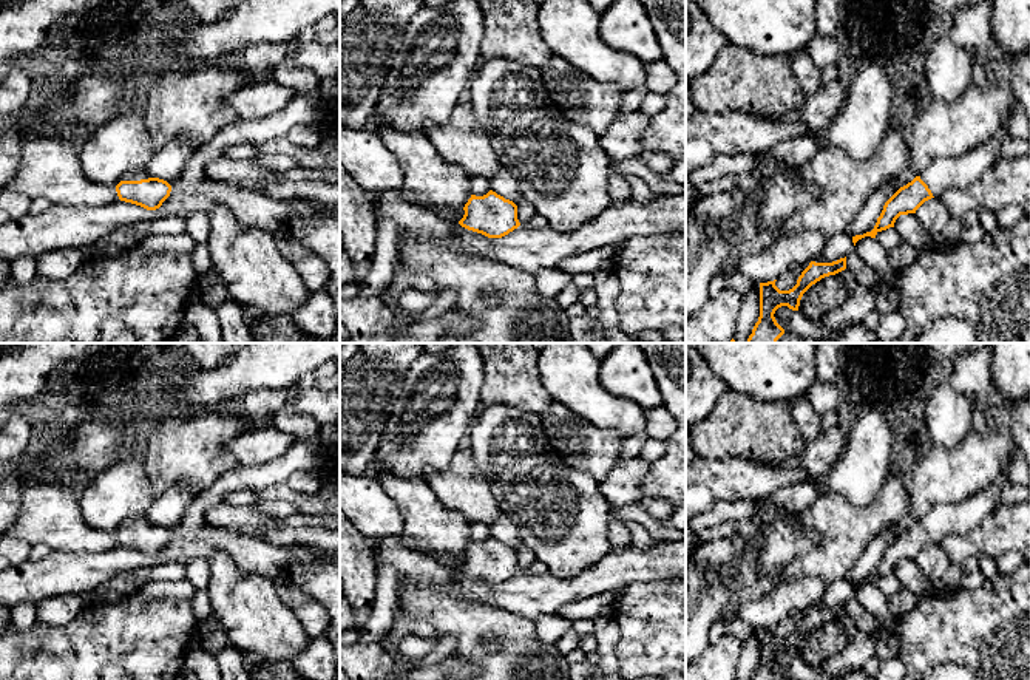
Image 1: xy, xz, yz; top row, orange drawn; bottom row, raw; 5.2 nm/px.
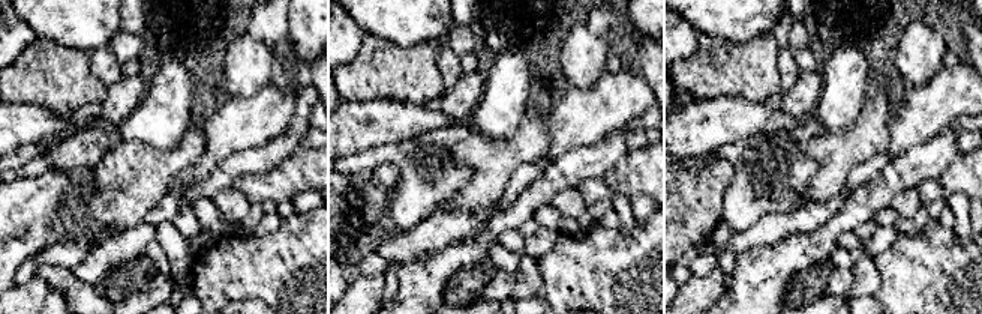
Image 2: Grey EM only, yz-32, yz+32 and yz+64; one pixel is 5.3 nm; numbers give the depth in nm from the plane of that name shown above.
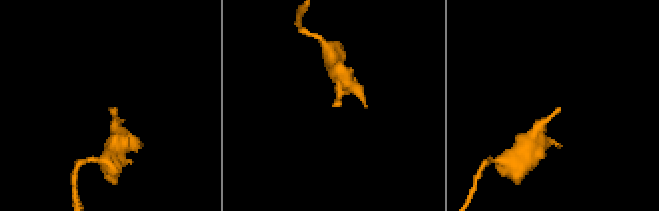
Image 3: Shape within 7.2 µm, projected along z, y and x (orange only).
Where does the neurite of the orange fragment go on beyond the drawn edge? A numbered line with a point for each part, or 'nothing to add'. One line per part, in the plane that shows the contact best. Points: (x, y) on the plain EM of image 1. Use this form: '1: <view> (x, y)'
1: xy (139, 520)

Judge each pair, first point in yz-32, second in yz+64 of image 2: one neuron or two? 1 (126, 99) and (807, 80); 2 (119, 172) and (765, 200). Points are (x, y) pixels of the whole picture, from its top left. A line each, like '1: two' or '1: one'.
1: one
2: two

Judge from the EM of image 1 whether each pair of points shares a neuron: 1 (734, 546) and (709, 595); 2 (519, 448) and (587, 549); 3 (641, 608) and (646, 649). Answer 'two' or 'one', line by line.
1: one
2: one
3: one

